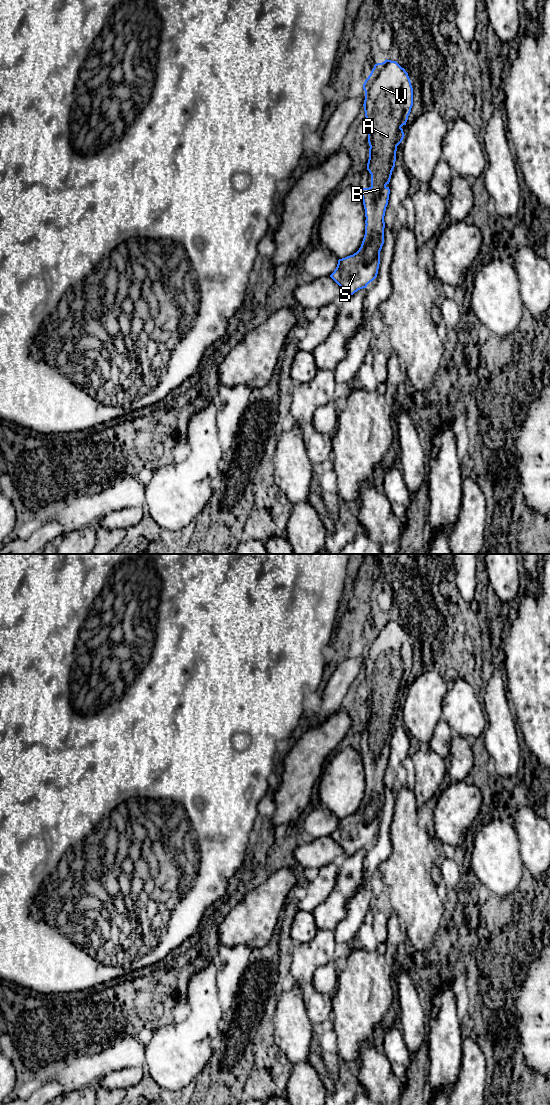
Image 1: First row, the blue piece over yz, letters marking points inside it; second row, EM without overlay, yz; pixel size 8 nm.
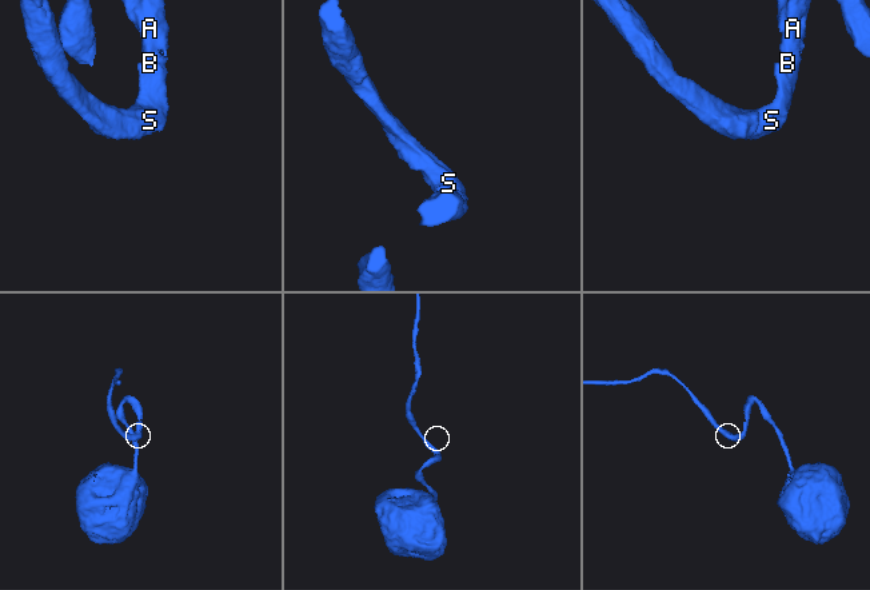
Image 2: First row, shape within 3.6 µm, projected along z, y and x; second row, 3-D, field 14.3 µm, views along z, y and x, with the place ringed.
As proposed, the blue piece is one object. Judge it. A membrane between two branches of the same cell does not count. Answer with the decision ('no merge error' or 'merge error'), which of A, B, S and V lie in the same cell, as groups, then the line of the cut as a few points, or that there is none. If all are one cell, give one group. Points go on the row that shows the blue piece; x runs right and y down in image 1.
no merge error; groups A B S V; cut none

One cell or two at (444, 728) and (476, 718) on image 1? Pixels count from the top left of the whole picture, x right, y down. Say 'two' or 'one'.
two

